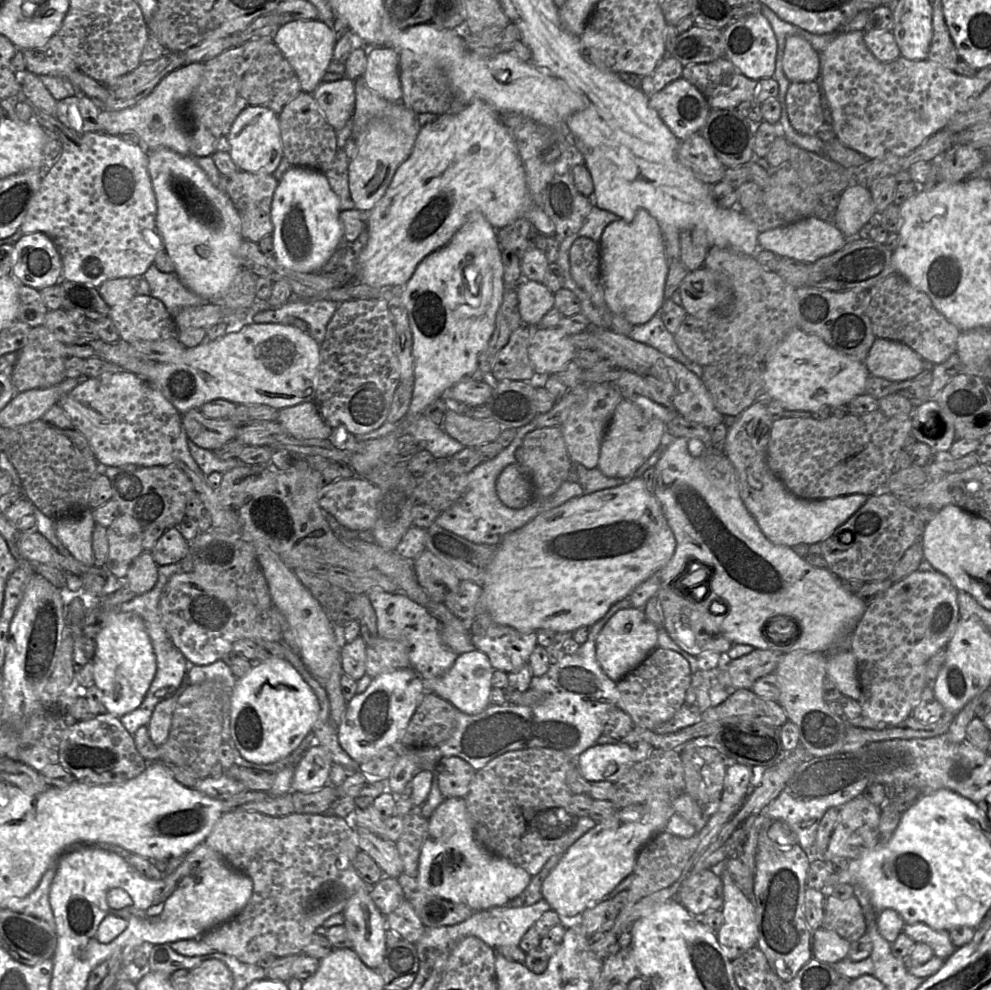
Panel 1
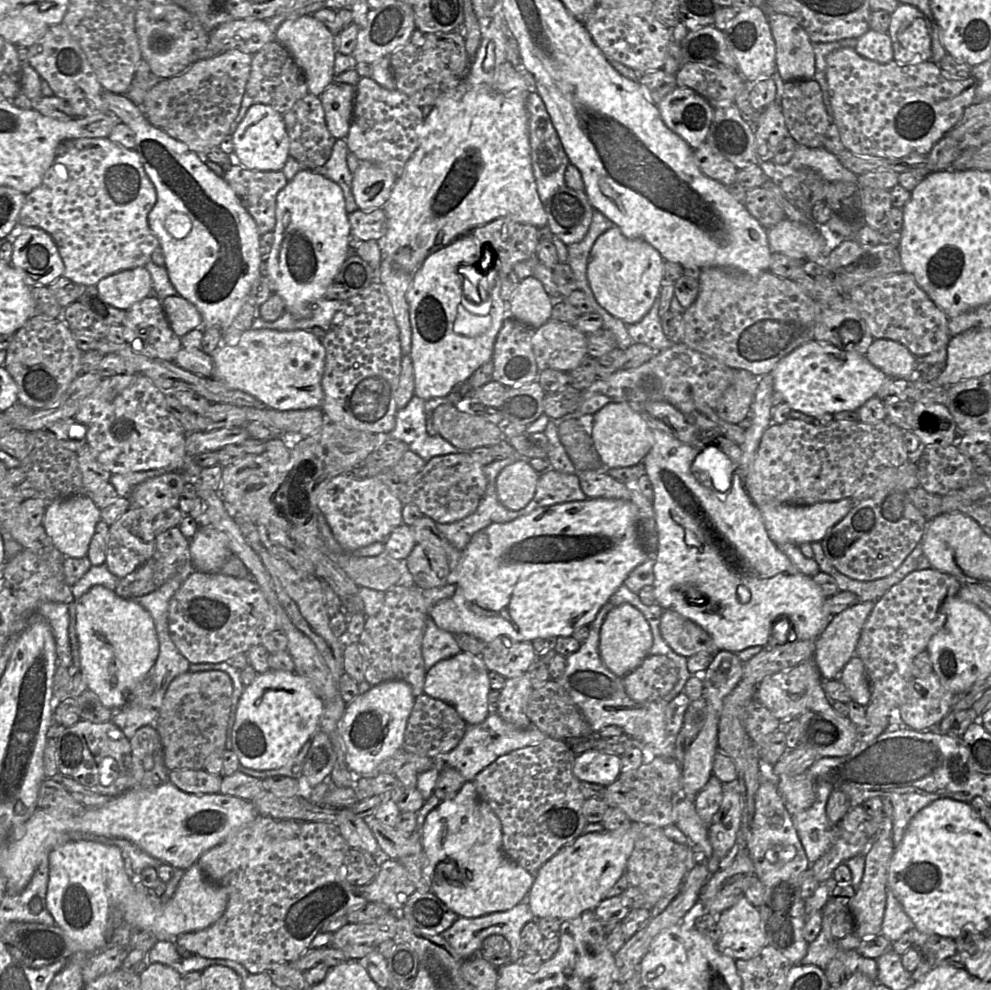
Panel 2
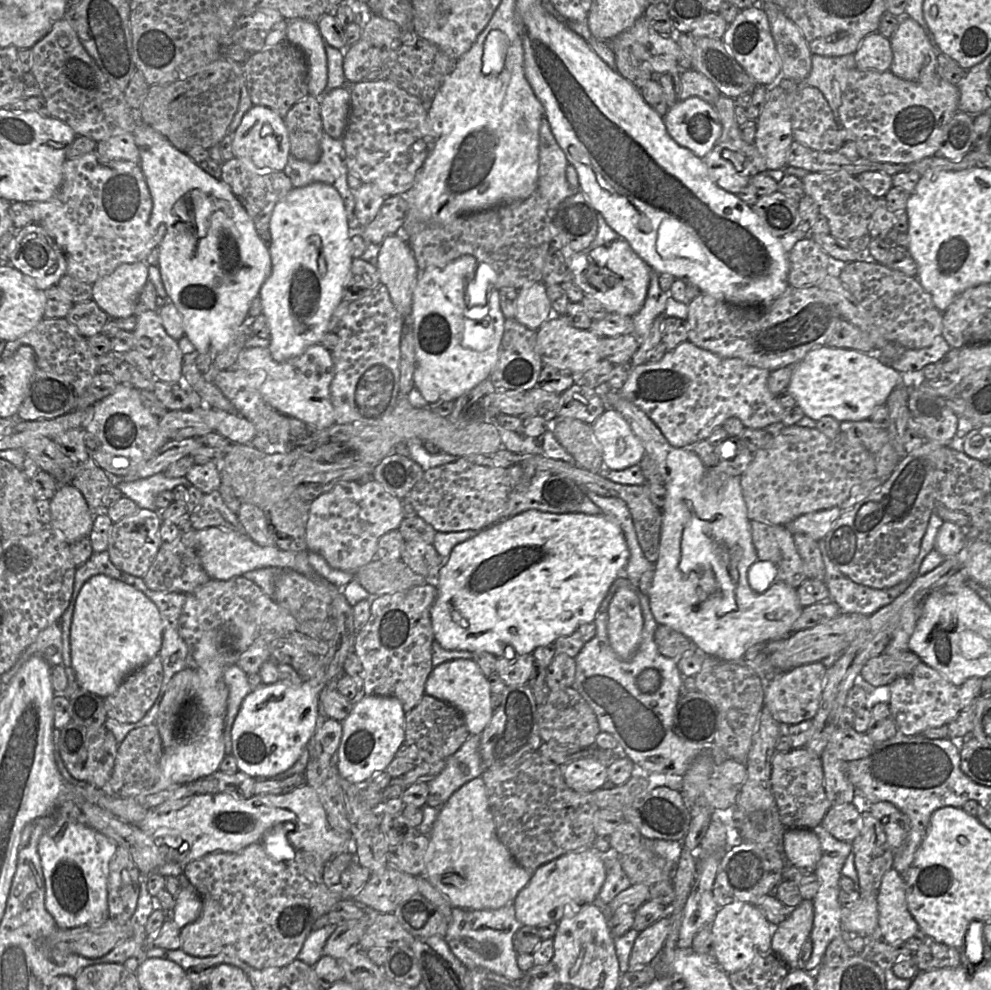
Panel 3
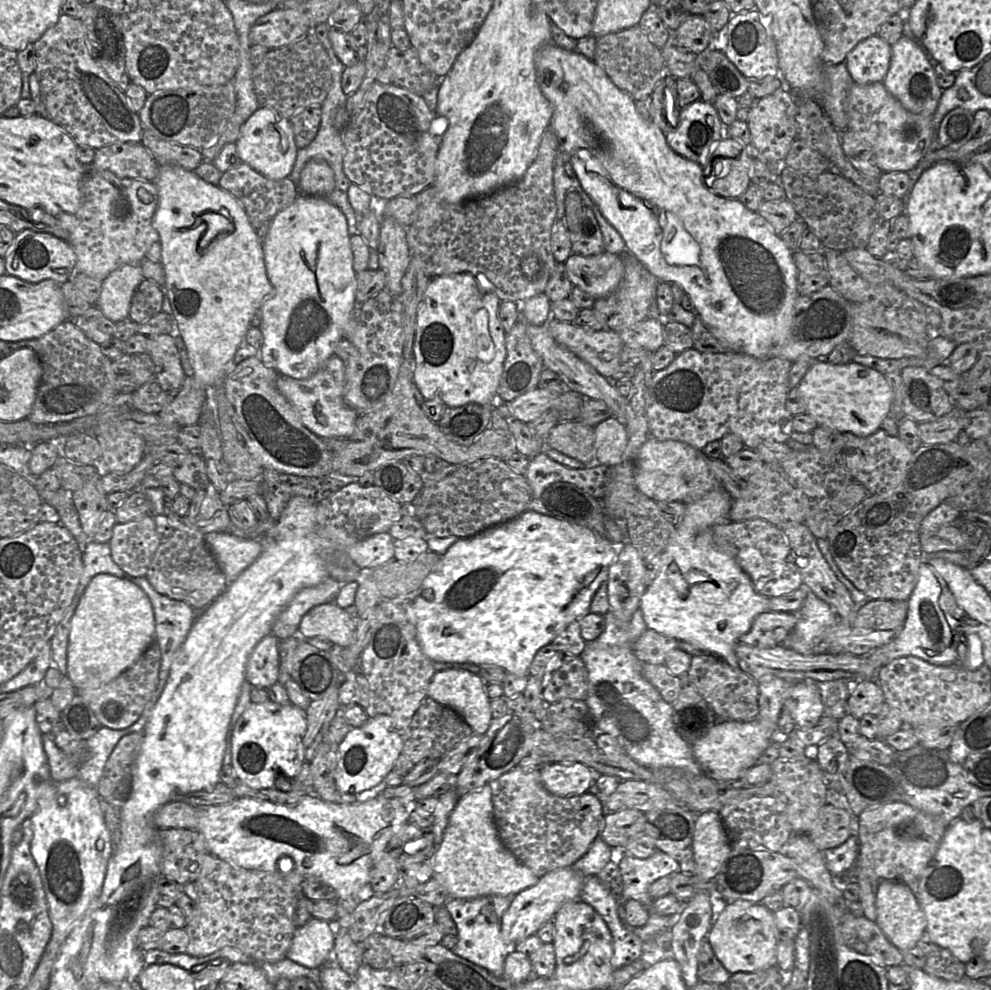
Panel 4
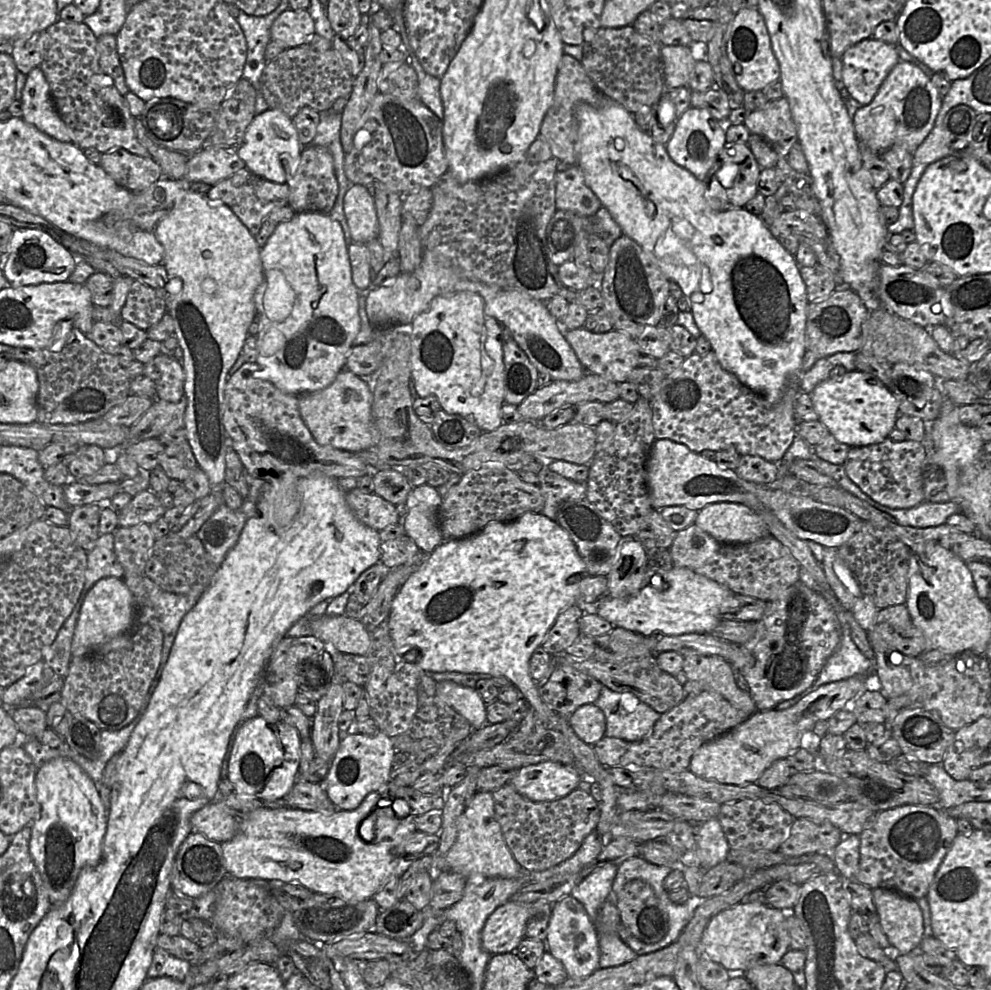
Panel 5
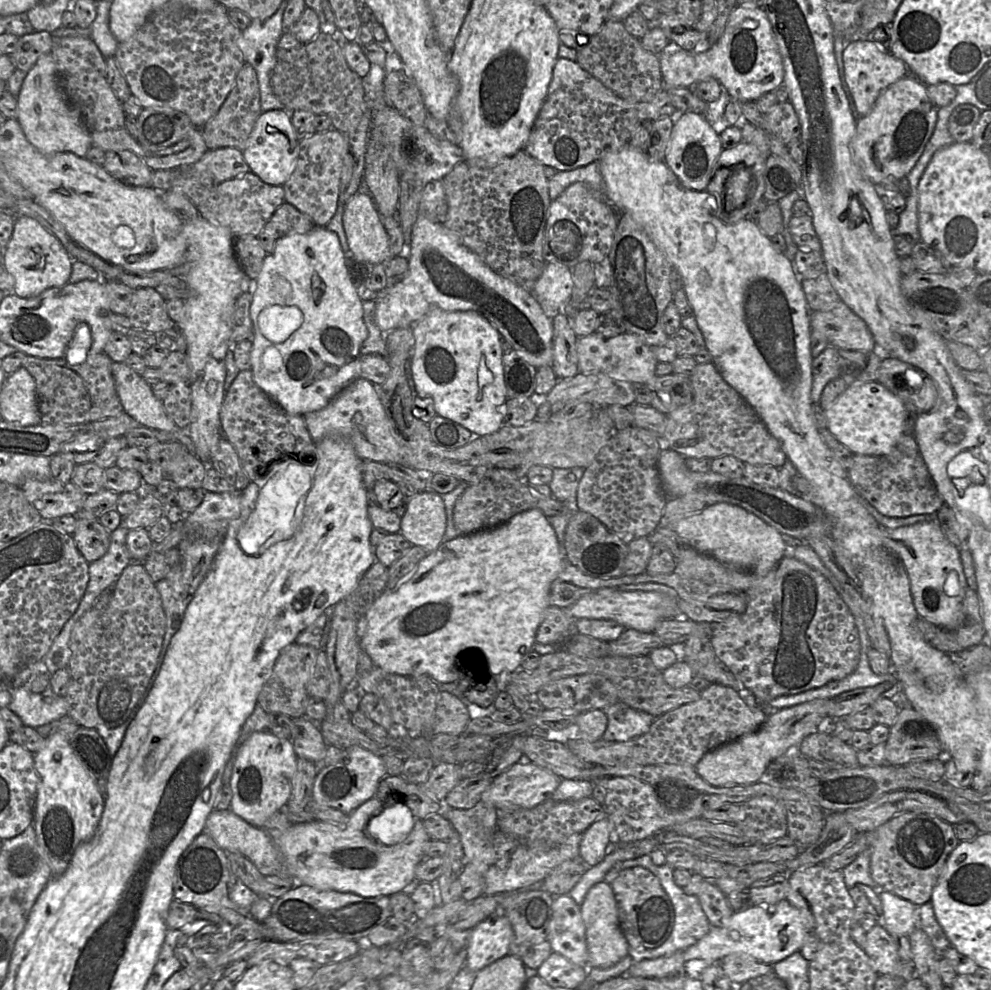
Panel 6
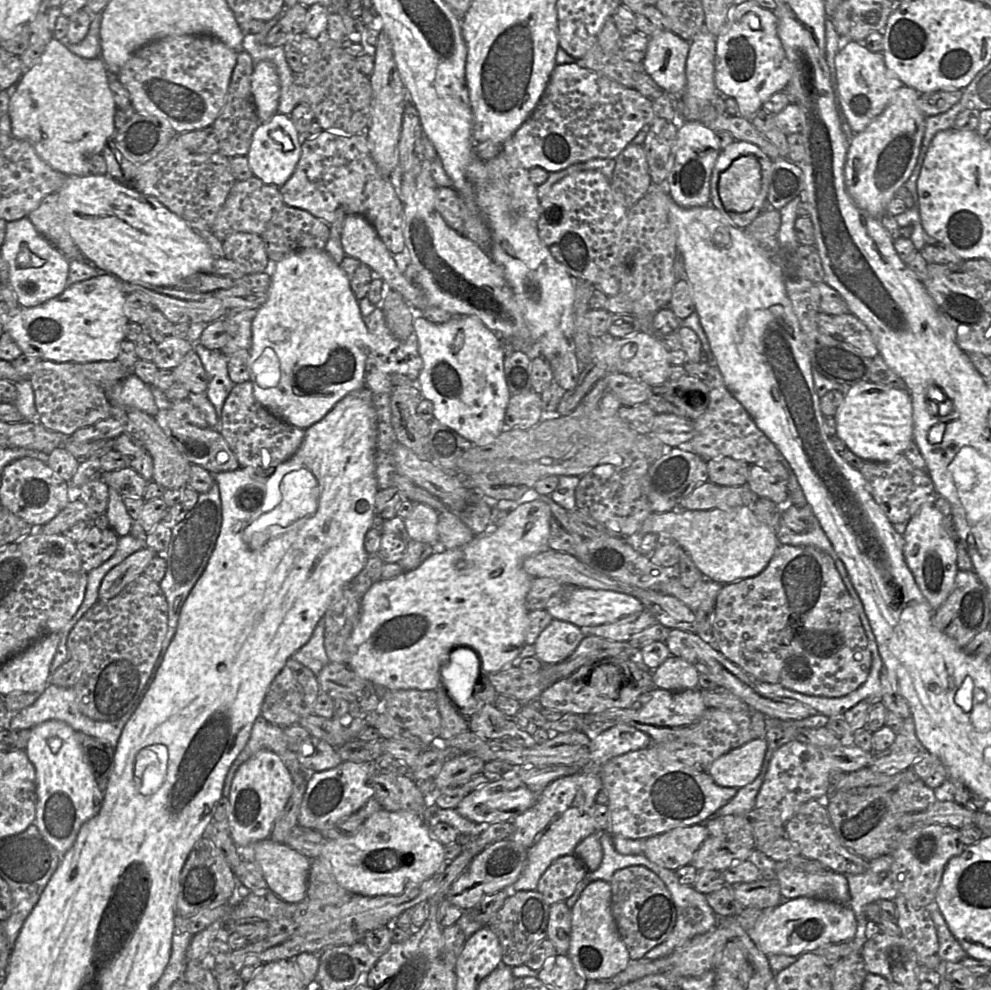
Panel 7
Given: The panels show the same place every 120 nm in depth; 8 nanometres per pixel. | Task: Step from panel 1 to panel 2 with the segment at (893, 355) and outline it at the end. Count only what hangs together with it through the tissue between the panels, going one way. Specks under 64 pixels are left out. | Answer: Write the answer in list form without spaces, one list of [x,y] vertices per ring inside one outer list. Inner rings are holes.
[[[874,339],[865,356],[889,378],[907,379],[917,367],[916,356],[903,344],[890,339]]]

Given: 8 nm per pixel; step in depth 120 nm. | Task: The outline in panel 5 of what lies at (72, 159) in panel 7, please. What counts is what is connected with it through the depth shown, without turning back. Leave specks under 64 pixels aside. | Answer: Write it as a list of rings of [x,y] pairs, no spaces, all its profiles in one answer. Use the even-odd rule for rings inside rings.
[[[39,66],[27,75],[21,103],[23,119],[27,123],[58,141],[73,143],[72,131],[56,110],[49,84]]]

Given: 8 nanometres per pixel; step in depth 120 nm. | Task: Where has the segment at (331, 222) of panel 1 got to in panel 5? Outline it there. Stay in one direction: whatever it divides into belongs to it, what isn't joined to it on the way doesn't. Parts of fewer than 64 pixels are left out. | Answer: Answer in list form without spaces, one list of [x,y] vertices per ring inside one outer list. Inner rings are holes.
[[[312,211],[296,213],[292,219],[277,225],[266,245],[261,249],[261,261],[263,265],[264,280],[255,291],[254,301],[257,315],[260,316],[260,330],[257,334],[256,362],[262,367],[262,378],[272,382],[282,391],[294,395],[318,391],[329,386],[335,380],[338,373],[343,368],[346,368],[347,356],[354,345],[354,340],[361,327],[358,311],[360,294],[352,280],[348,246],[345,242],[341,224],[332,219],[329,214]]]

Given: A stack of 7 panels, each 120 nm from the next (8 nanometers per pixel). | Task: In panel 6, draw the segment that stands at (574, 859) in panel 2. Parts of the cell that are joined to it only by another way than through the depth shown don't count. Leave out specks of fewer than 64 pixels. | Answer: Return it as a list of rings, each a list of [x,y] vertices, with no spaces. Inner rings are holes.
[[[495,913],[487,917],[470,932],[465,966],[478,973],[489,964],[509,955],[512,937],[512,926],[505,915]]]

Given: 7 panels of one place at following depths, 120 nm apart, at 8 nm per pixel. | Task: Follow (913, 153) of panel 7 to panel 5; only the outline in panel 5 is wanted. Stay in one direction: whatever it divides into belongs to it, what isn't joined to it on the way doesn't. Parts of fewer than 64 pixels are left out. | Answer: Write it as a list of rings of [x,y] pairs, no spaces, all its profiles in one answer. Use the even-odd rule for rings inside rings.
[[[899,60],[887,75],[873,100],[858,107],[852,122],[858,141],[863,142],[872,152],[883,154],[894,147],[903,147],[910,153],[915,153],[921,143],[933,129],[936,117],[942,104],[942,98],[931,79],[916,65]]]

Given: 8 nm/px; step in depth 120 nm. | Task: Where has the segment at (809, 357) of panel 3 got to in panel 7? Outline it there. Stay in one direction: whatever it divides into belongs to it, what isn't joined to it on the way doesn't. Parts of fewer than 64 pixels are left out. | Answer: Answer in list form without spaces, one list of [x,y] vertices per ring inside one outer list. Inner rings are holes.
[[[872,382],[852,386],[834,416],[836,435],[865,461],[887,462],[906,450],[913,440],[913,407],[910,393]]]

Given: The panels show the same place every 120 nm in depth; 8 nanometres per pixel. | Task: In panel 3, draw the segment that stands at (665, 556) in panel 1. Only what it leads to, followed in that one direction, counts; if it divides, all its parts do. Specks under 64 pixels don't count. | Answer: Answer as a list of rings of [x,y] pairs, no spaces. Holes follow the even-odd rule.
[[[528,510],[516,516],[503,519],[479,531],[474,537],[457,544],[449,558],[441,566],[433,582],[436,584],[437,597],[431,608],[431,621],[434,639],[447,650],[488,651],[497,657],[513,658],[517,655],[532,653],[537,647],[554,643],[561,636],[575,632],[582,624],[595,620],[601,602],[610,586],[623,573],[629,558],[629,548],[620,526],[603,514],[587,515],[580,512],[548,513]]]

